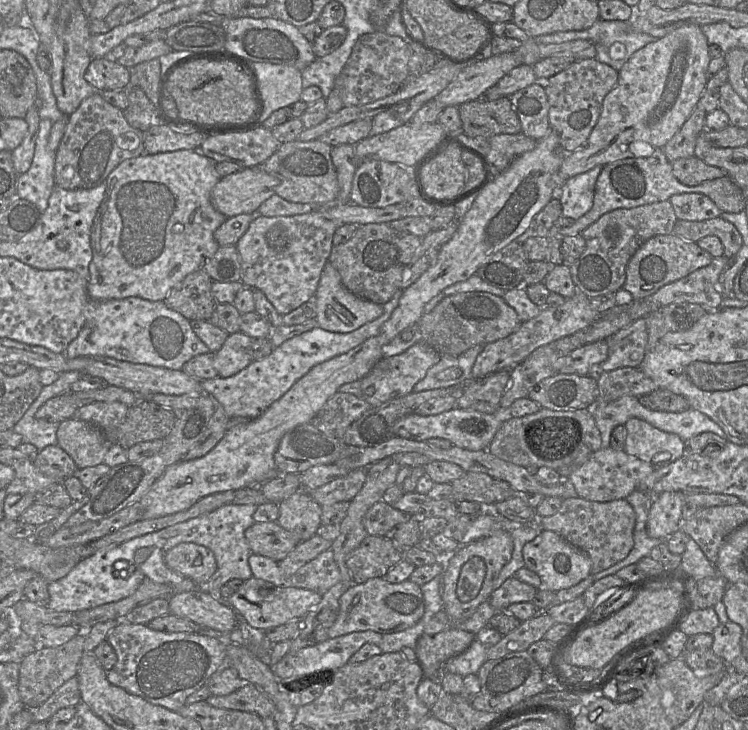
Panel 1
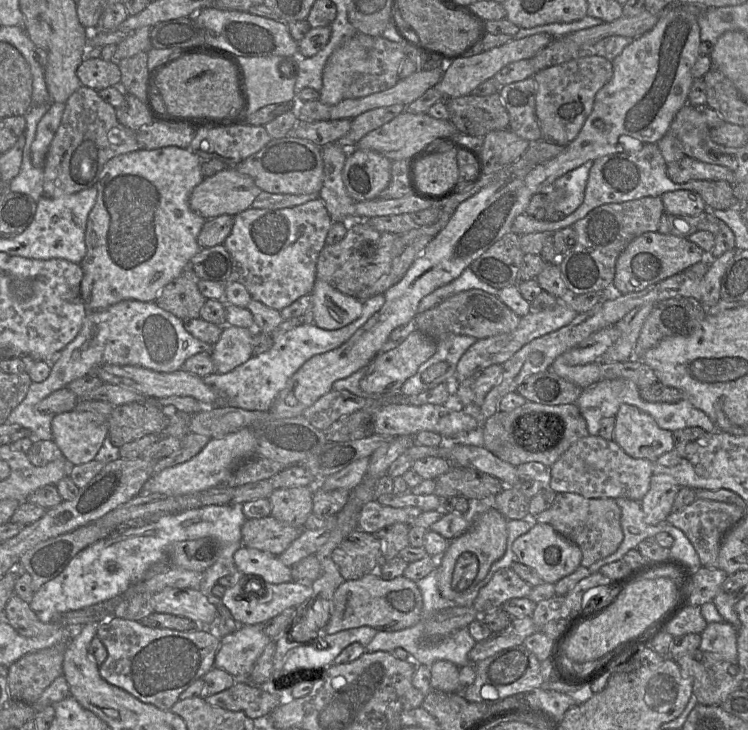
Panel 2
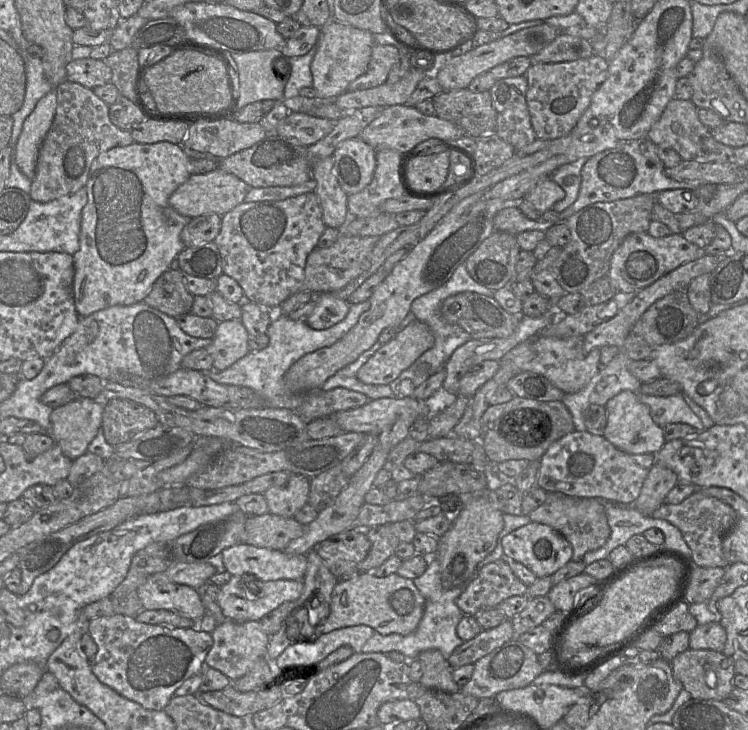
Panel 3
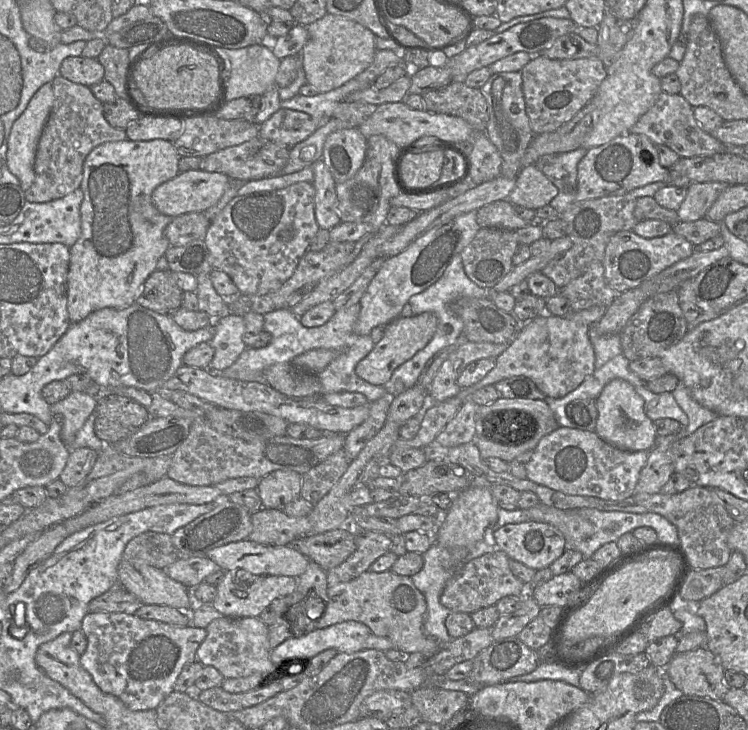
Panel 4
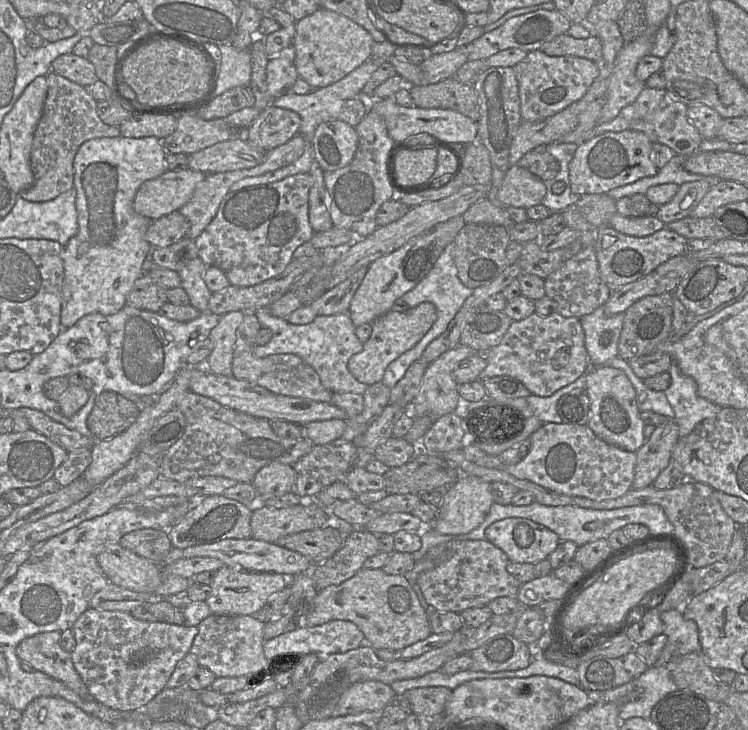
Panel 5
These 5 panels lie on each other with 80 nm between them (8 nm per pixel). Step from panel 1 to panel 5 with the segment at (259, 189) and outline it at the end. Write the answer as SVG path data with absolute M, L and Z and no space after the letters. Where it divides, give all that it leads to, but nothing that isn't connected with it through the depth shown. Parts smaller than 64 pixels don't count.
M190 168L167 170L140 186L133 201L133 209L151 220L179 211L206 175Z

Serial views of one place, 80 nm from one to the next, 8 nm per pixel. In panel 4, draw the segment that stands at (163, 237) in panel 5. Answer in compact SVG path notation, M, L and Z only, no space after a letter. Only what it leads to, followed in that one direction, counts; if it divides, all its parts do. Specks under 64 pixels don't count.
M199 212L172 217L164 234L171 246L183 246L194 240L203 240L211 220Z

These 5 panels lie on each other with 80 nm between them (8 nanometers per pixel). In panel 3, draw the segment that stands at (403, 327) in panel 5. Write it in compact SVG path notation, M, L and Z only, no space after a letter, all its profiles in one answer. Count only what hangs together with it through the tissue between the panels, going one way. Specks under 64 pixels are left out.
M415 319L360 367L357 378L369 385L389 385L433 345L432 330L427 324Z

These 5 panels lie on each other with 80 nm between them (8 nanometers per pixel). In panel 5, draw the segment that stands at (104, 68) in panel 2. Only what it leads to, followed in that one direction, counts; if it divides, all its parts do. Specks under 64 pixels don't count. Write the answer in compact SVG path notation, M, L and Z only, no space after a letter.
M73 53L58 56L52 62L51 71L83 87L98 79L93 64L87 58Z

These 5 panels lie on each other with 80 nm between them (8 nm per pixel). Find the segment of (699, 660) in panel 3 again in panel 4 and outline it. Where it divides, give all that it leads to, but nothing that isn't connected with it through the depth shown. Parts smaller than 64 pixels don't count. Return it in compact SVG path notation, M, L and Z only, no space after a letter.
M706 648L676 653L666 673L684 694L722 701L730 690L724 678L725 669L718 658Z

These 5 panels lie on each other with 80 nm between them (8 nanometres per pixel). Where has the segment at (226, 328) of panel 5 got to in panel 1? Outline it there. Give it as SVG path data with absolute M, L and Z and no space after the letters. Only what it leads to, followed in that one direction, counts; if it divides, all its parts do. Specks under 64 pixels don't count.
M242 331L229 334L222 347L213 354L214 367L218 371L218 376L231 377L247 367L253 361L250 351L252 342L253 338Z

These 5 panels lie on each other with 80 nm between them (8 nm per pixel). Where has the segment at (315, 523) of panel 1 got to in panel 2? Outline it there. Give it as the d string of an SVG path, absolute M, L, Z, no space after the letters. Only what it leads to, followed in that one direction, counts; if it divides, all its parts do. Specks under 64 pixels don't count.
M307 486L275 489L268 497L271 516L302 528L307 517L312 514L312 496L312 488Z

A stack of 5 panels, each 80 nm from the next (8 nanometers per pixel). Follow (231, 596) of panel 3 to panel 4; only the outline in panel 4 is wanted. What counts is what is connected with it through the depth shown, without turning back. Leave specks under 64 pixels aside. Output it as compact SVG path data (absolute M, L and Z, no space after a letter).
M243 569L229 570L224 572L222 580L216 586L217 595L212 606L223 617L259 617L275 599L293 593L296 587L297 579L293 577L254 575Z

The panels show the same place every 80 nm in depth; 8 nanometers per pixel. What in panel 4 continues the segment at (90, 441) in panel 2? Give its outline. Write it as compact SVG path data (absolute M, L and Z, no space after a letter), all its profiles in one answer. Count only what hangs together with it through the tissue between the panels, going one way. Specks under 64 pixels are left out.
M71 391L63 400L51 405L51 414L61 421L60 438L71 450L76 434L94 412L97 399L79 391Z

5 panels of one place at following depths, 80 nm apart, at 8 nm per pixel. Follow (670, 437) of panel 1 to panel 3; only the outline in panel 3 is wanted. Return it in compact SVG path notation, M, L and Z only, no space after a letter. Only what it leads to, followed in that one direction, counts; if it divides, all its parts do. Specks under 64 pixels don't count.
M620 392L607 402L605 409L607 424L603 437L619 450L633 455L656 454L666 443L663 429L652 419L648 406L643 404L633 392Z

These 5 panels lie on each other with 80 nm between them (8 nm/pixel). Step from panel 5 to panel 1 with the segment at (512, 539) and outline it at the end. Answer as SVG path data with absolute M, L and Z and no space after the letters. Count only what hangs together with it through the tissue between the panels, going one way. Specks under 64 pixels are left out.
M540 530L532 541L524 545L522 553L525 566L540 577L542 588L555 593L577 585L592 574L589 556L564 537L550 530Z

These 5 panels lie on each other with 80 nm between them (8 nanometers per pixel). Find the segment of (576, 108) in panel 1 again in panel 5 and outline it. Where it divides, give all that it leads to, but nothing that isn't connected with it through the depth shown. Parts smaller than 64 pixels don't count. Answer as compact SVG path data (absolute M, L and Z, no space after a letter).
M534 50L514 66L523 121L540 122L581 100L599 75L597 63L575 56L549 56Z

